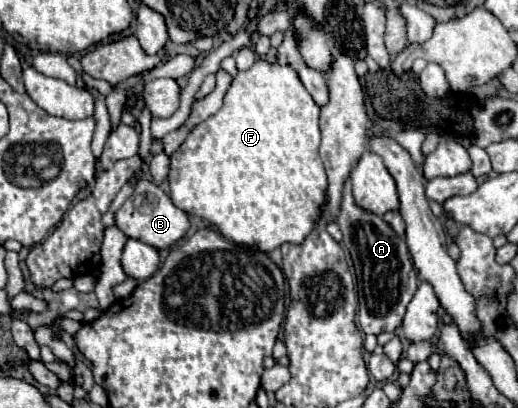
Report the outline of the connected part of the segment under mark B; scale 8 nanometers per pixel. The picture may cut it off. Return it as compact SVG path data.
M139 181L135 185L135 193L121 205L121 209L115 213L115 225L129 237L143 241L147 245L153 245L157 249L167 249L173 243L177 243L189 229L187 213L177 209L165 191L151 183L151 181Z

